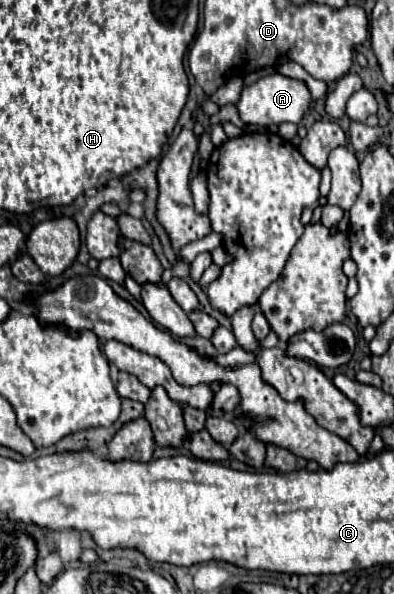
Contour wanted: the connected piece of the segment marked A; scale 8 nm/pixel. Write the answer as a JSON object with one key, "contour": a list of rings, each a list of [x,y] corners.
{"contour":[[[273,73],[273,75],[261,77],[257,83],[245,87],[241,91],[241,99],[237,103],[237,109],[239,109],[243,123],[269,127],[269,125],[279,125],[283,121],[299,123],[307,115],[311,101],[313,101],[313,97],[311,97],[311,93],[303,81],[285,77],[281,73]]]}

